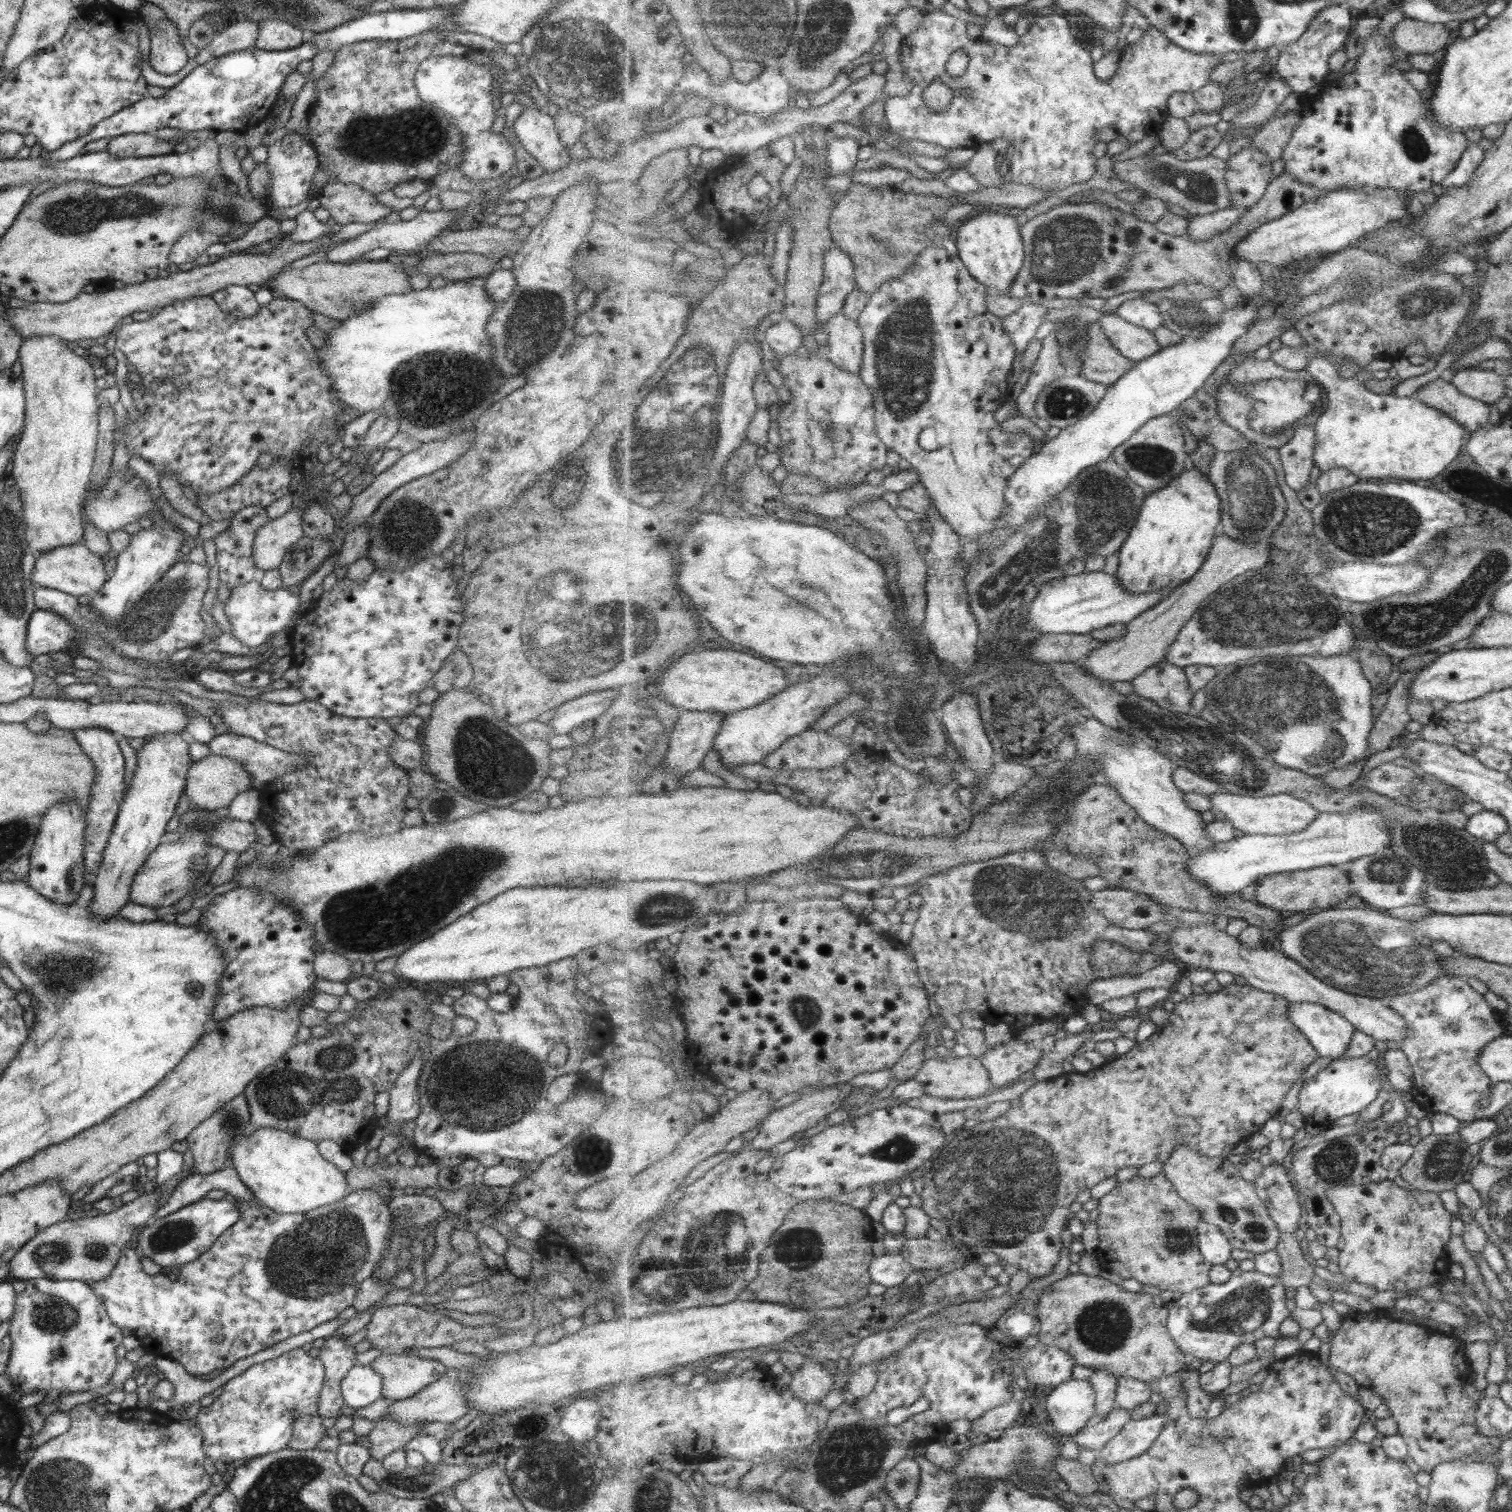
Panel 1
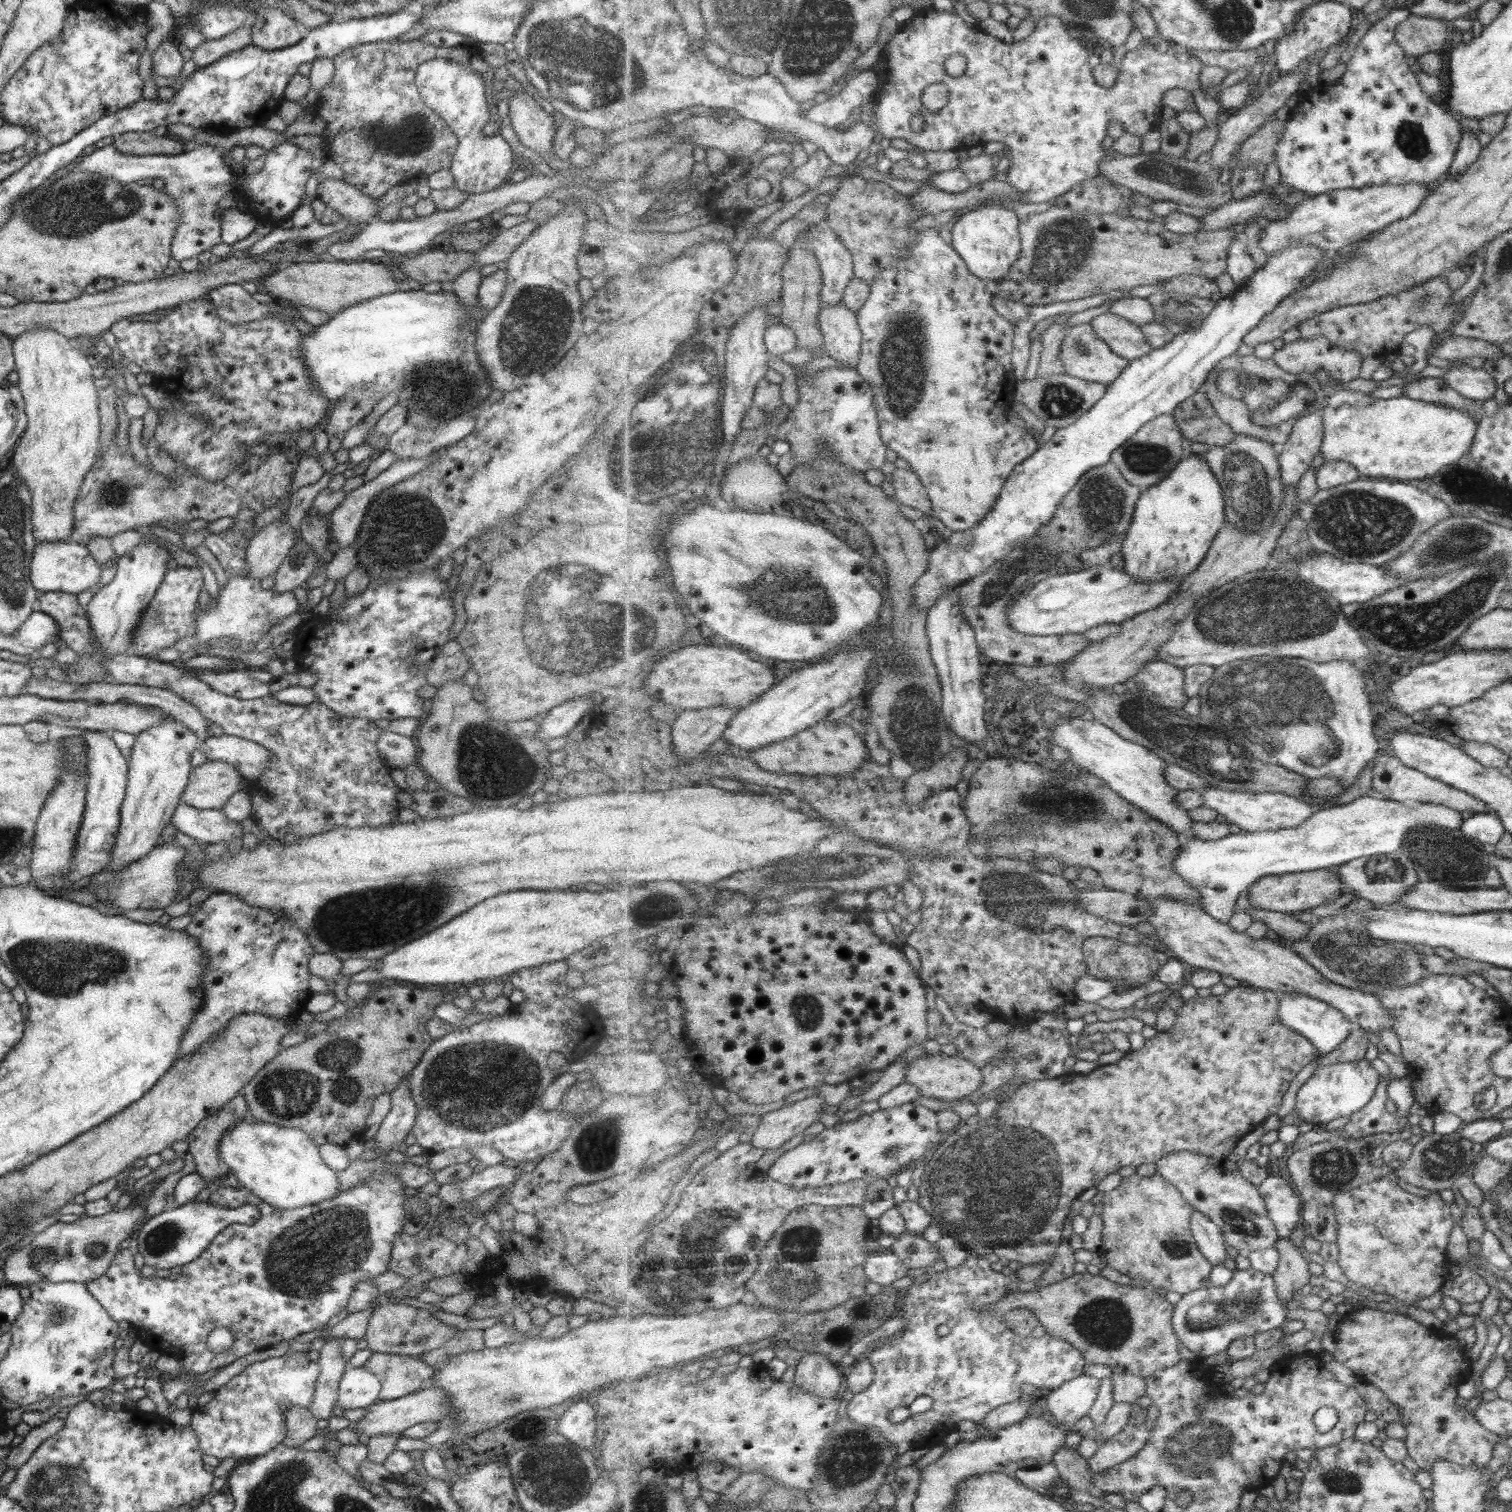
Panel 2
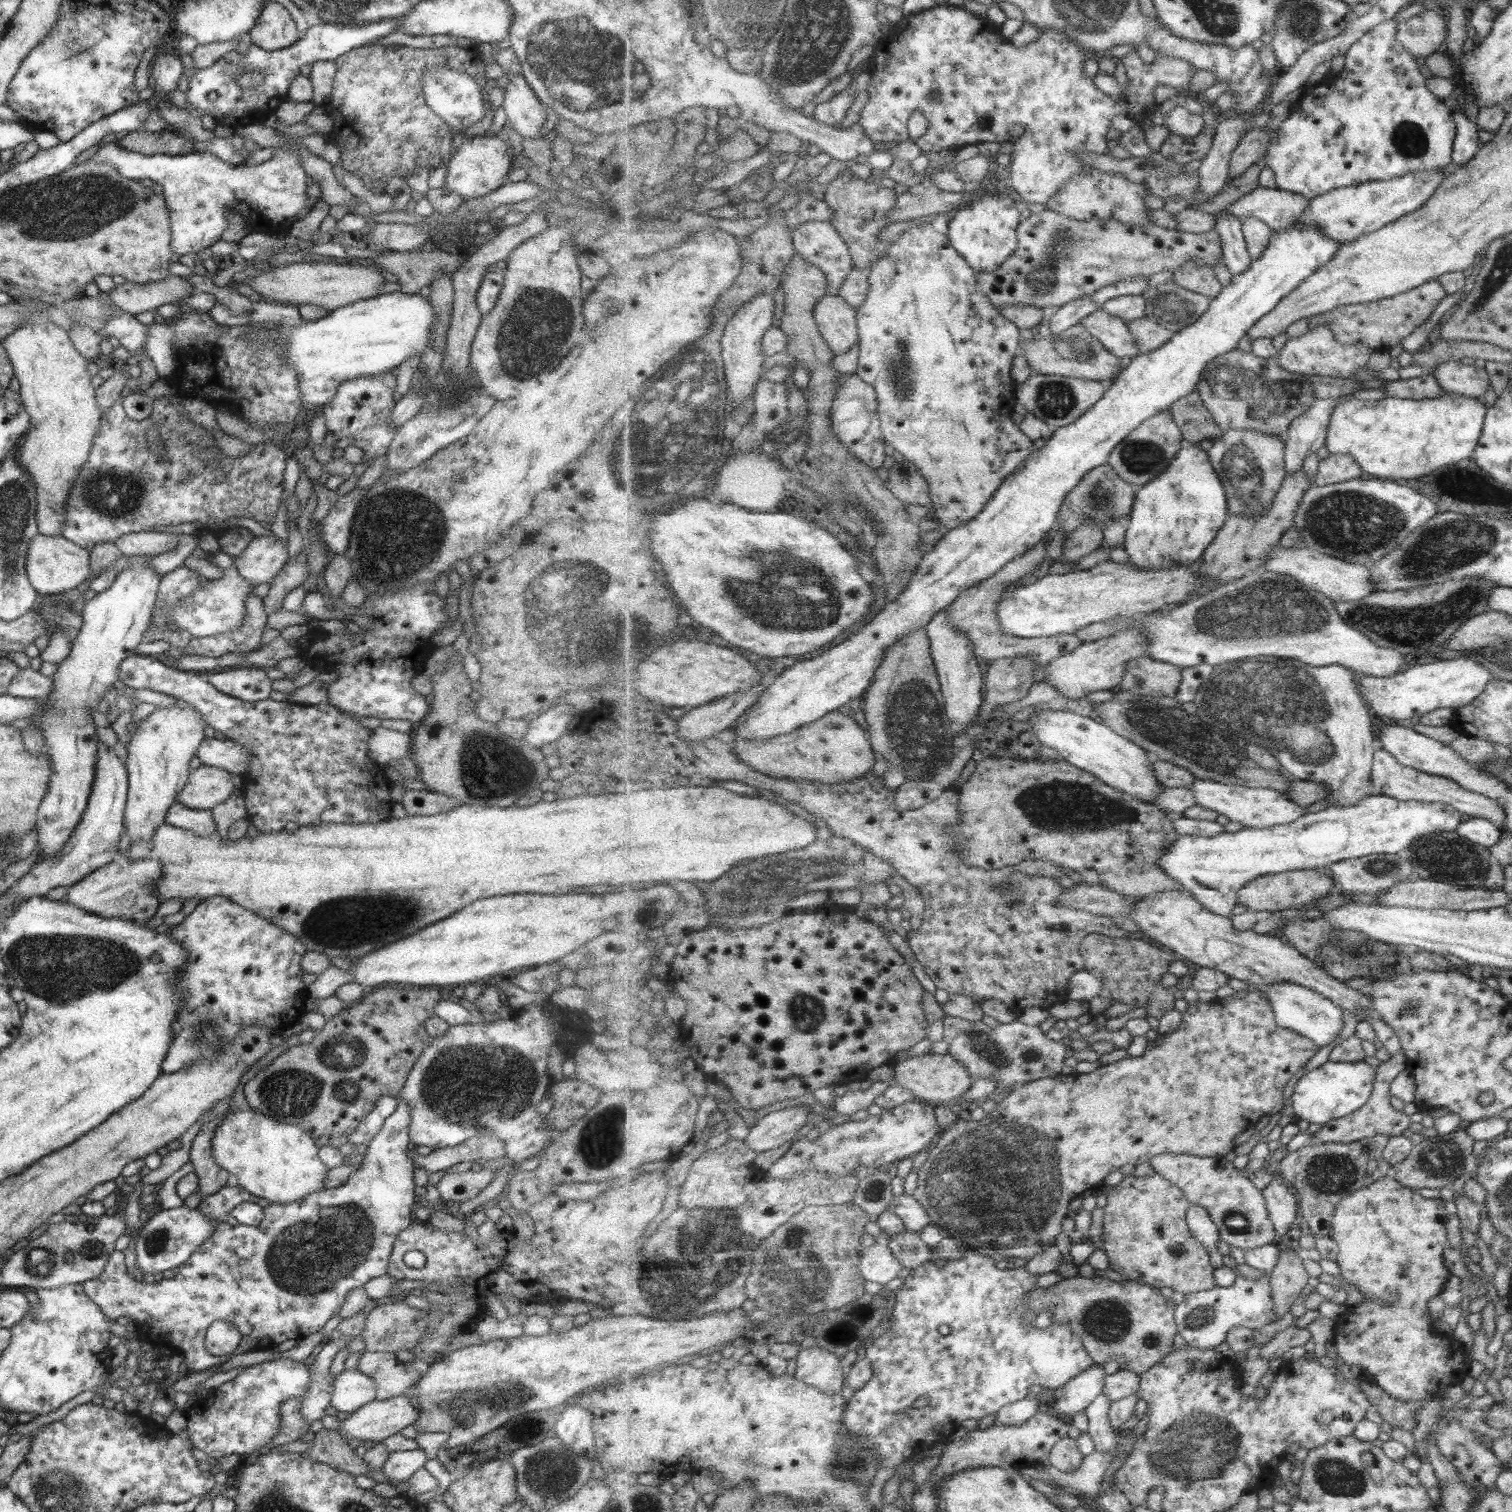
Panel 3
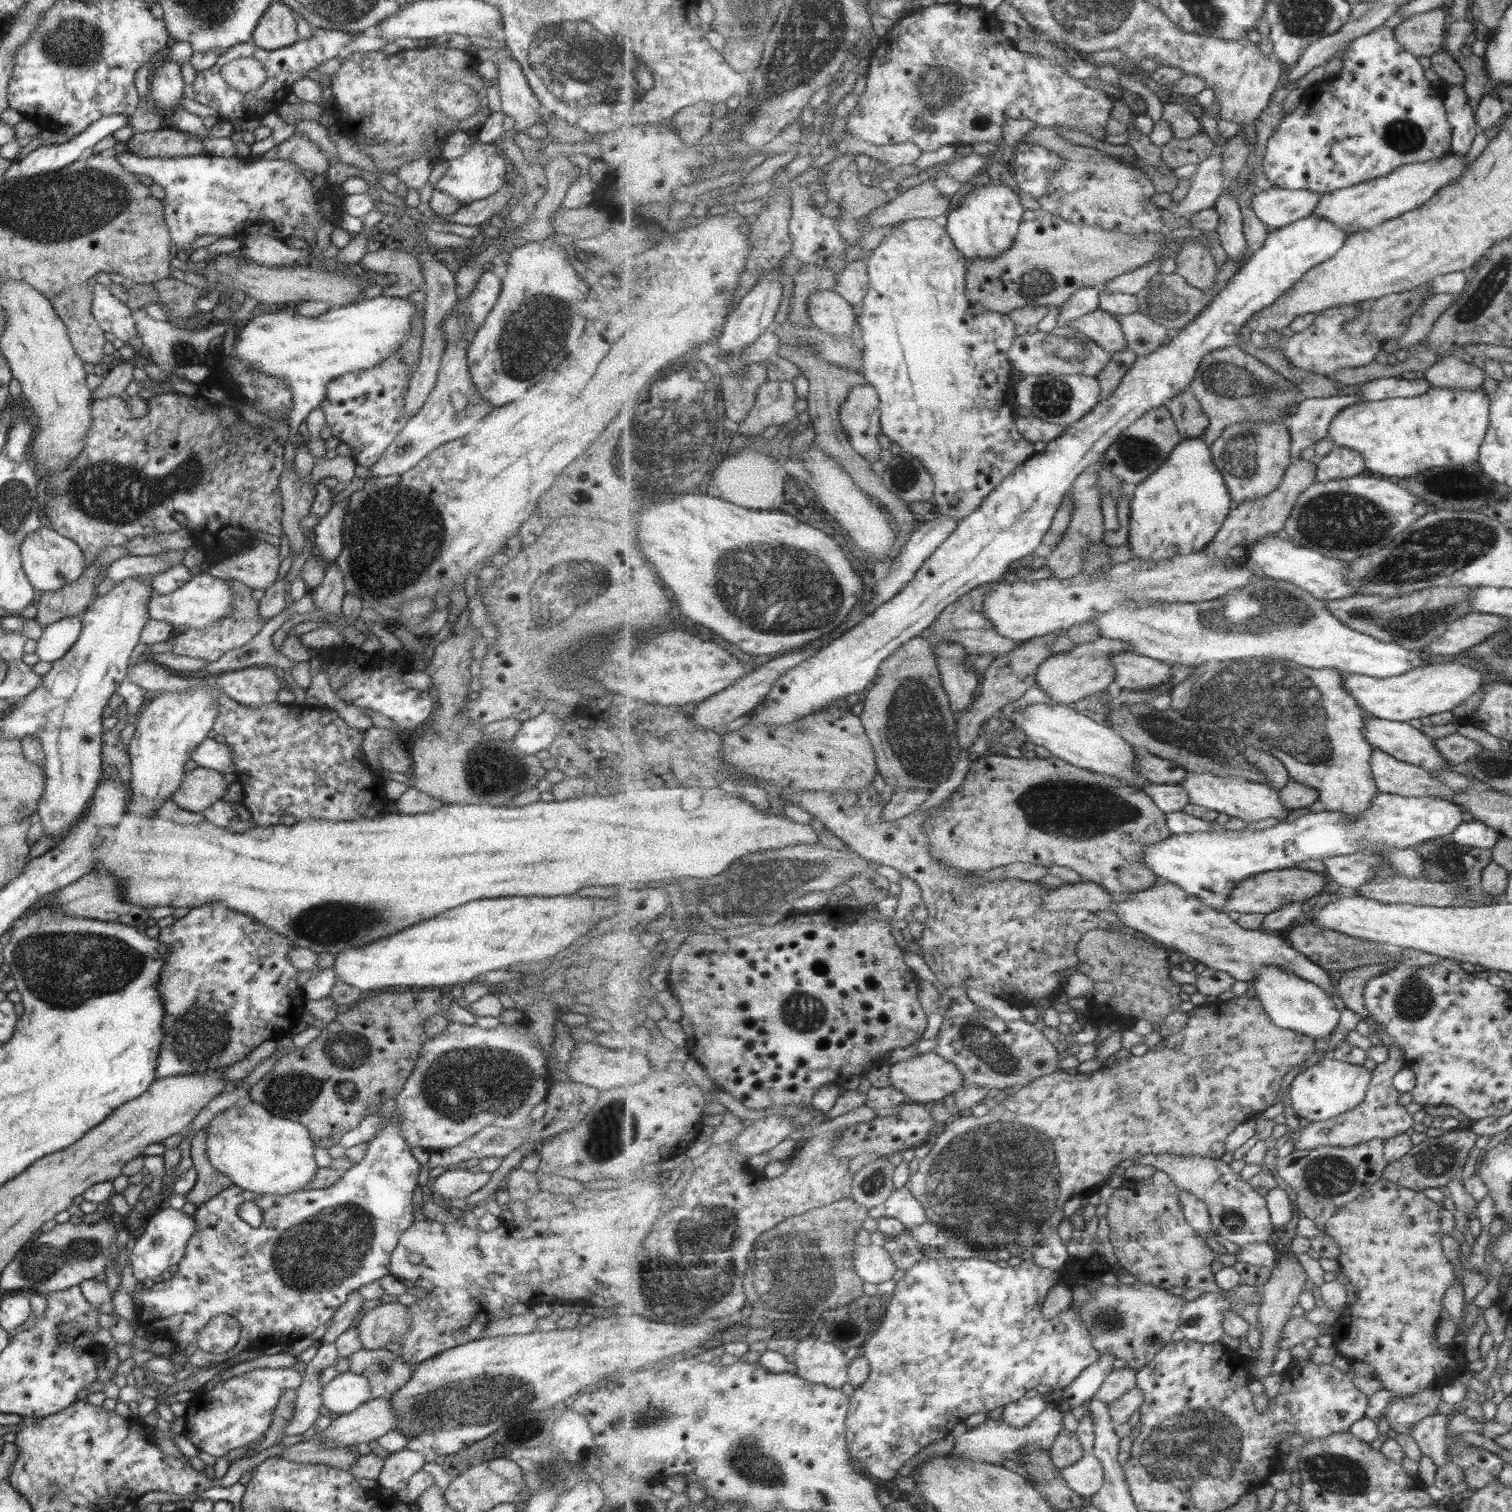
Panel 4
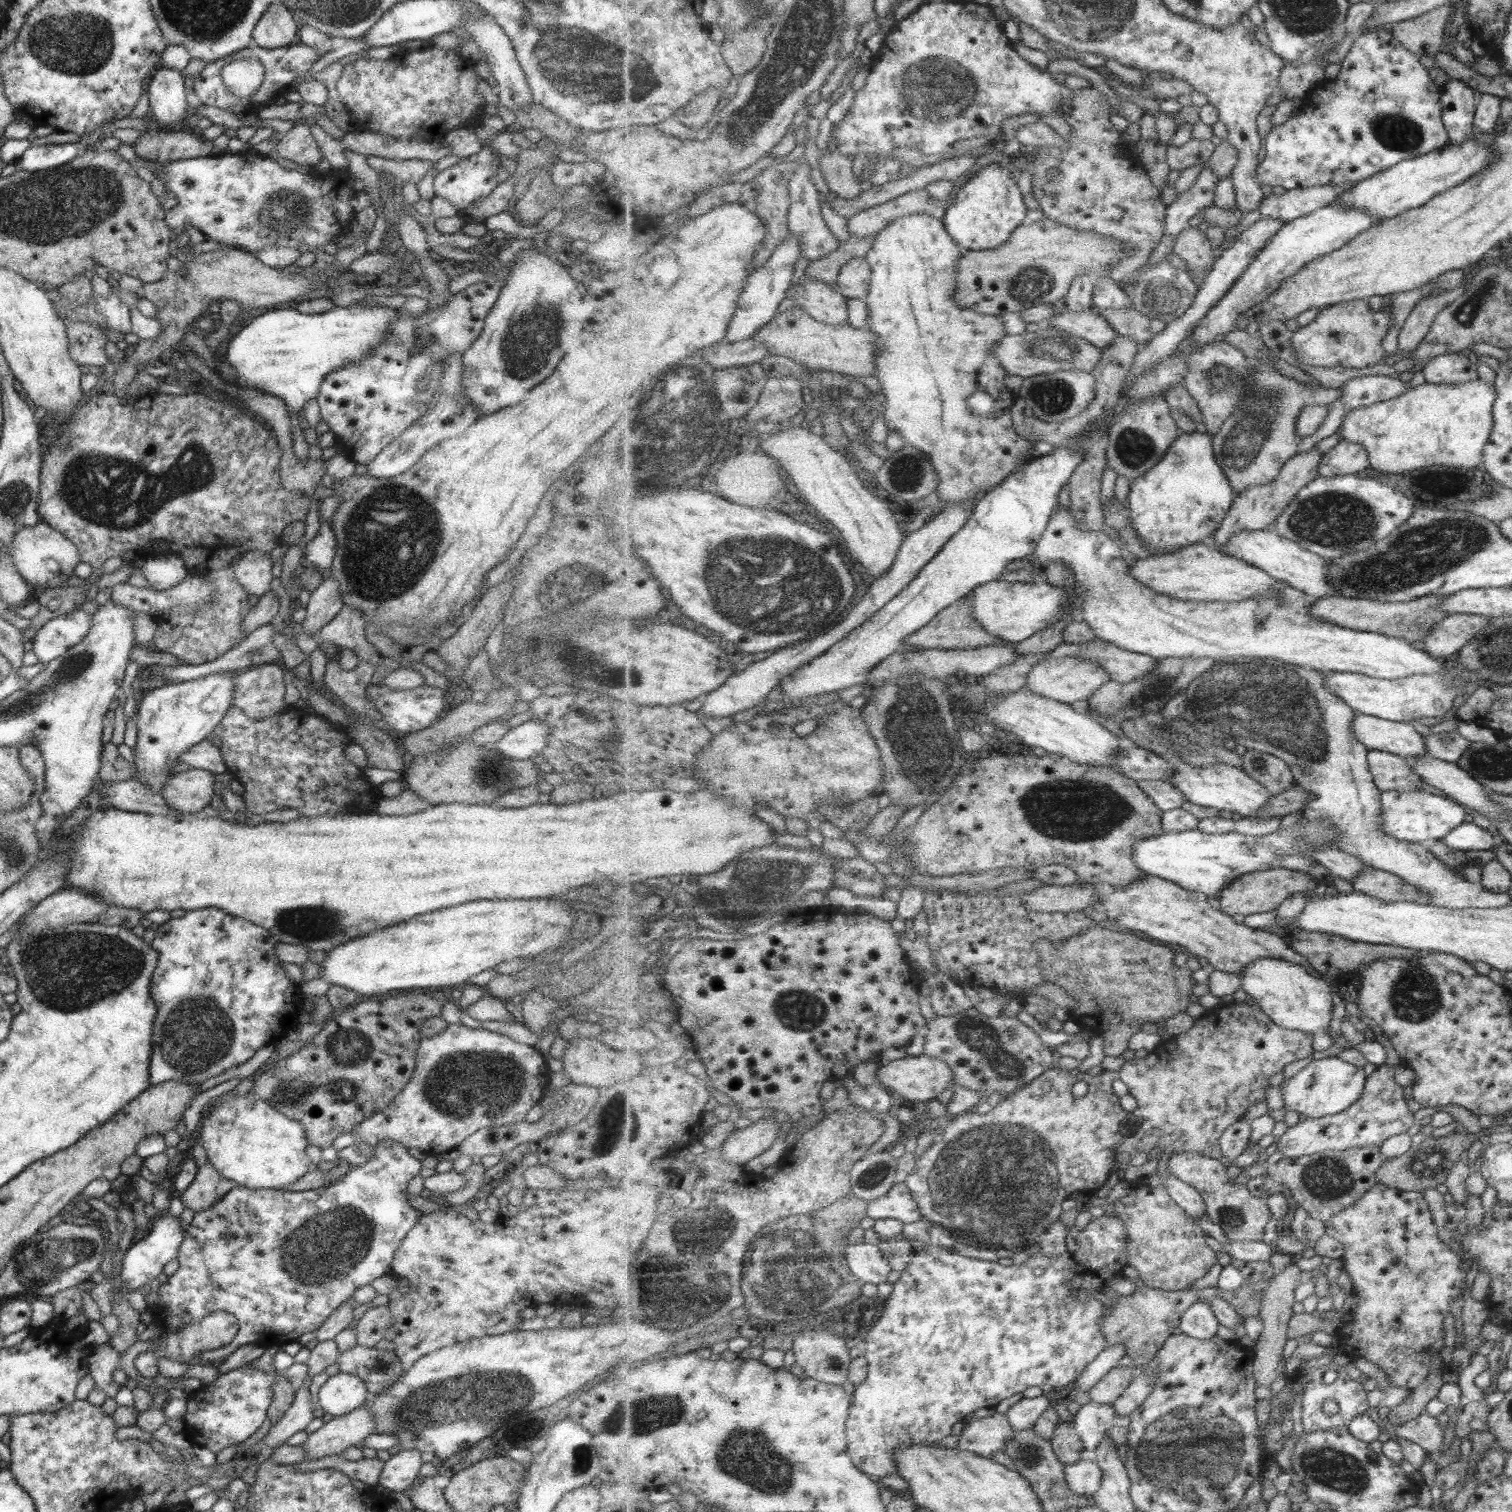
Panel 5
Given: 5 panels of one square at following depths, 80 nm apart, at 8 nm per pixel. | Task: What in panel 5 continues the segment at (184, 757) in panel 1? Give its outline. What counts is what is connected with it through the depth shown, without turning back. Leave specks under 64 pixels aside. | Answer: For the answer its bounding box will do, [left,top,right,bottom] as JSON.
[133,672,239,793]

